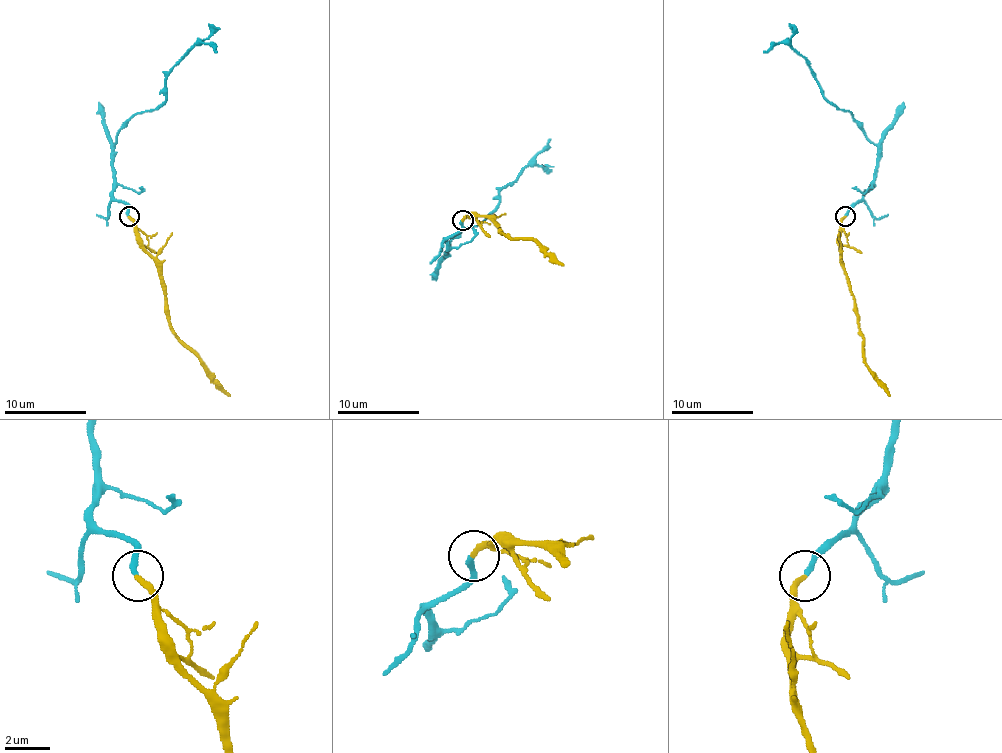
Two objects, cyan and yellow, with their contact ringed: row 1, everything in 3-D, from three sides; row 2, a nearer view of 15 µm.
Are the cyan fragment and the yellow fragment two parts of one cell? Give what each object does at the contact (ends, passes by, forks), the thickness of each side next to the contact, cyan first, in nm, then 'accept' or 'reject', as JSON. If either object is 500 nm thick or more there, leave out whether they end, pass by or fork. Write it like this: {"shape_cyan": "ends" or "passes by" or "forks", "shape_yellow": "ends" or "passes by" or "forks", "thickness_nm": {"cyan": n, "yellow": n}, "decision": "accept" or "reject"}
{"shape_cyan": "ends", "shape_yellow": "ends", "thickness_nm": {"cyan": 240, "yellow": 280}, "decision": "accept"}

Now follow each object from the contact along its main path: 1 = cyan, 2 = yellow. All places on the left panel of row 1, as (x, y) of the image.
1: (127, 216), (127, 205), (113, 197), (117, 132), (166, 99), (166, 75), (199, 42), (217, 53)
2: (129, 216), (138, 244), (156, 265), (170, 330), (229, 395)

